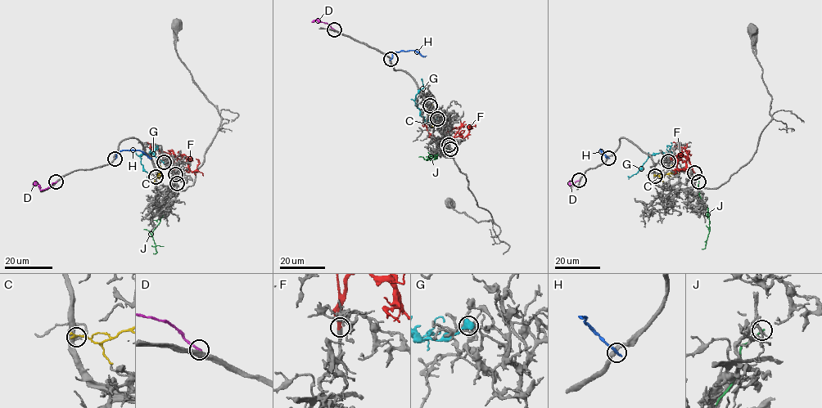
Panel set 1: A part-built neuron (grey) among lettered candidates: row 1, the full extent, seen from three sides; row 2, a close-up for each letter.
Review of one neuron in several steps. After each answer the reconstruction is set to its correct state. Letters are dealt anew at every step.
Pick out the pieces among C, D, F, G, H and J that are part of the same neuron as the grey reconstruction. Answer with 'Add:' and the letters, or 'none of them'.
Add: F

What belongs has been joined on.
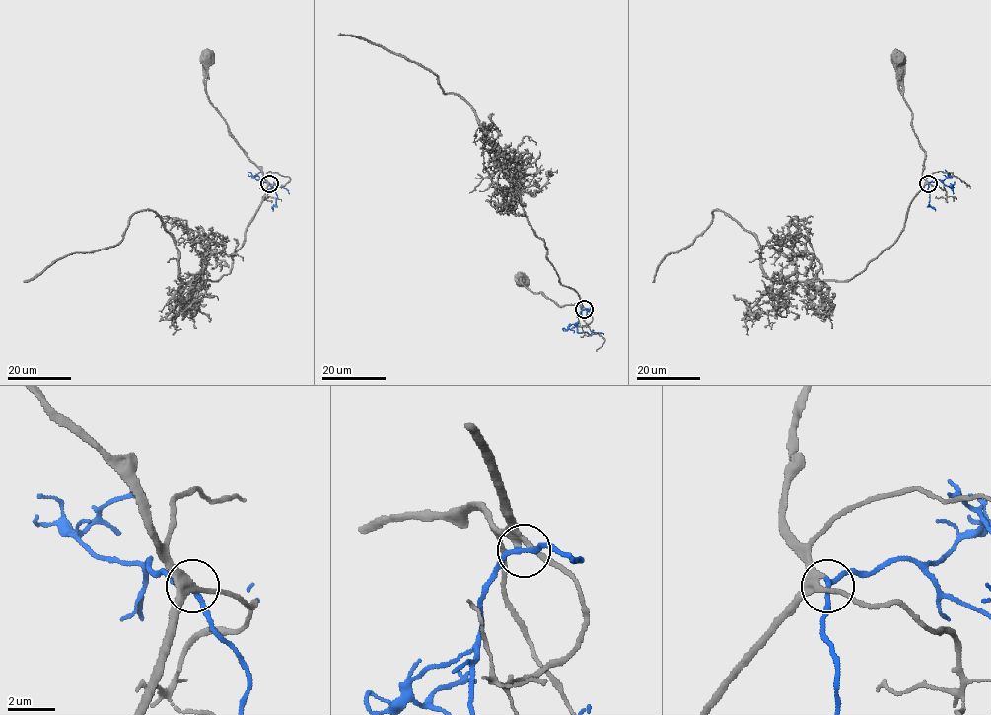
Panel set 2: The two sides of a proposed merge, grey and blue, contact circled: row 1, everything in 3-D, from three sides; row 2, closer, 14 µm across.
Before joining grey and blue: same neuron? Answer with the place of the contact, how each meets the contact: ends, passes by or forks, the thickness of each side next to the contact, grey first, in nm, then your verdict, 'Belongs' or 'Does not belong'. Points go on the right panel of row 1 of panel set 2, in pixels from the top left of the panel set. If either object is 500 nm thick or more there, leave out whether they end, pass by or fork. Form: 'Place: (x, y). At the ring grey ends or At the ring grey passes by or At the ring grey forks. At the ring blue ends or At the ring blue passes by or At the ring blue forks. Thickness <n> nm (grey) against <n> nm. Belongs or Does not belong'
Place: (928, 183). At the ring grey forks. At the ring blue passes by. Thickness 240 nm (grey) against 190 nm. Belongs

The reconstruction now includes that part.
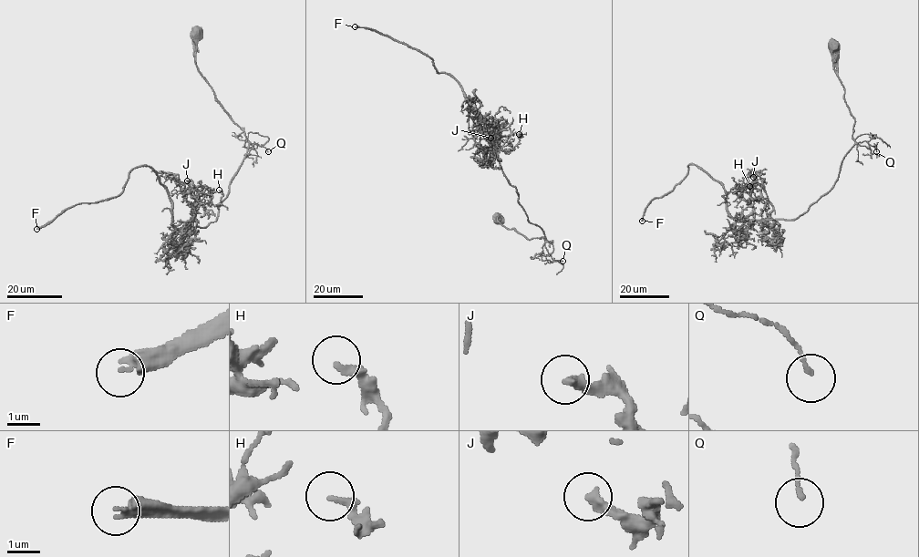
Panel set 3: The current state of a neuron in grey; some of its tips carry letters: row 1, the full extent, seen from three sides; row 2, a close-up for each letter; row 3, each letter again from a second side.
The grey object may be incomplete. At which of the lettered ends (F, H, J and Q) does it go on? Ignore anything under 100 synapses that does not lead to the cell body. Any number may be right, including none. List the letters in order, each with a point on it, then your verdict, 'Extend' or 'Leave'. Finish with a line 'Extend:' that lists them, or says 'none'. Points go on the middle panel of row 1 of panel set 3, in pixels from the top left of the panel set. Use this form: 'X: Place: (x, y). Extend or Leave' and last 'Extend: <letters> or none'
F: Place: (355, 26). Extend
H: Place: (519, 134). Leave
J: Place: (490, 138). Leave
Q: Place: (562, 261). Leave
Extend: F

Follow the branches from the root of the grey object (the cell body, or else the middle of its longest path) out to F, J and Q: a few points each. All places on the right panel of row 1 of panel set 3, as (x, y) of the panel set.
F: (832, 46), (855, 142), (828, 191), (794, 219), (738, 220), (725, 189), (690, 164), (642, 221)
J: (832, 46), (833, 69), (854, 119), (855, 141), (834, 185), (798, 217), (769, 220), (772, 205), (753, 177)
Q: (832, 46), (833, 69), (854, 119), (852, 137), (857, 143), (866, 141), (875, 148), (877, 144), (876, 151)

